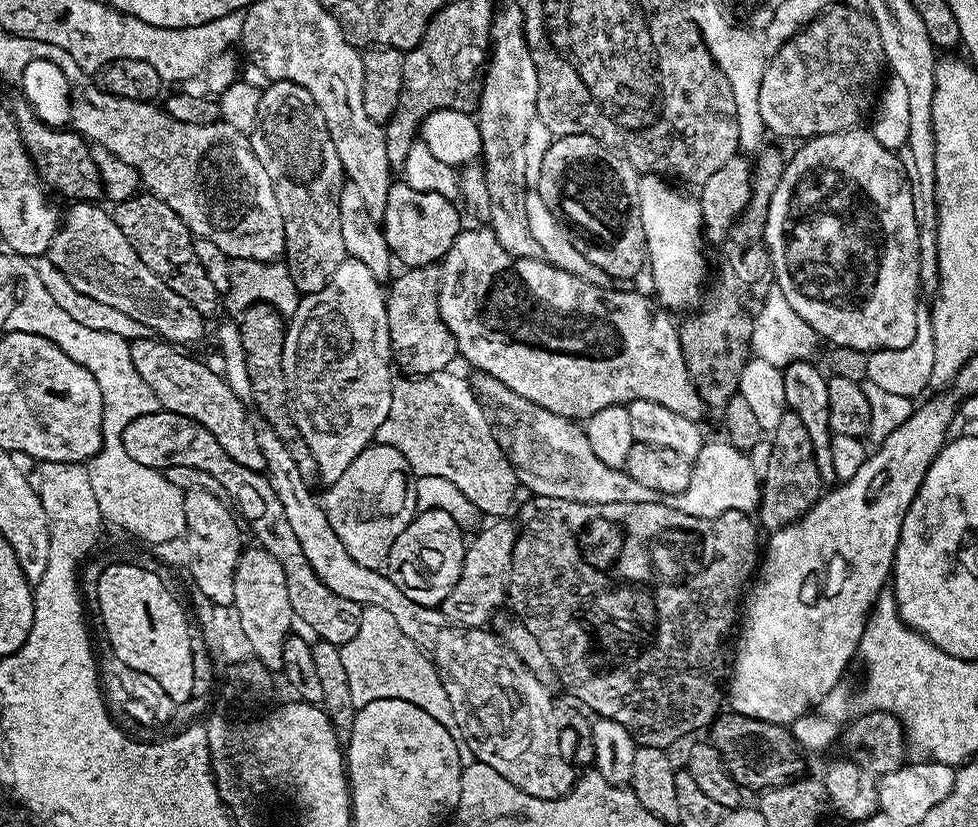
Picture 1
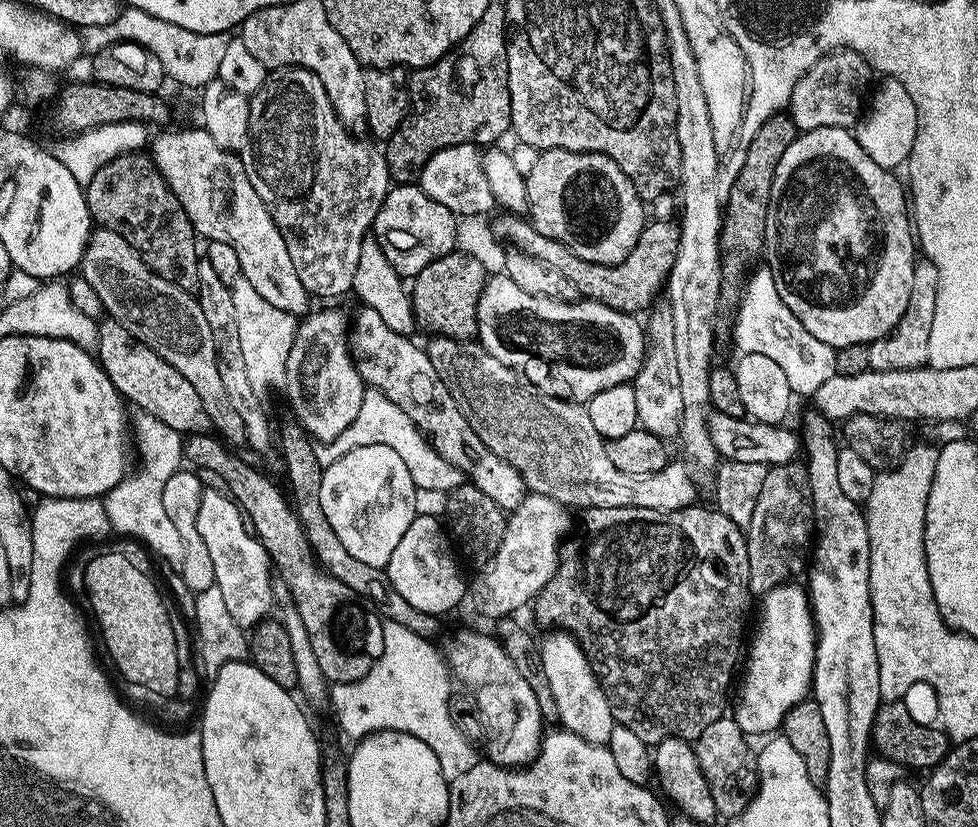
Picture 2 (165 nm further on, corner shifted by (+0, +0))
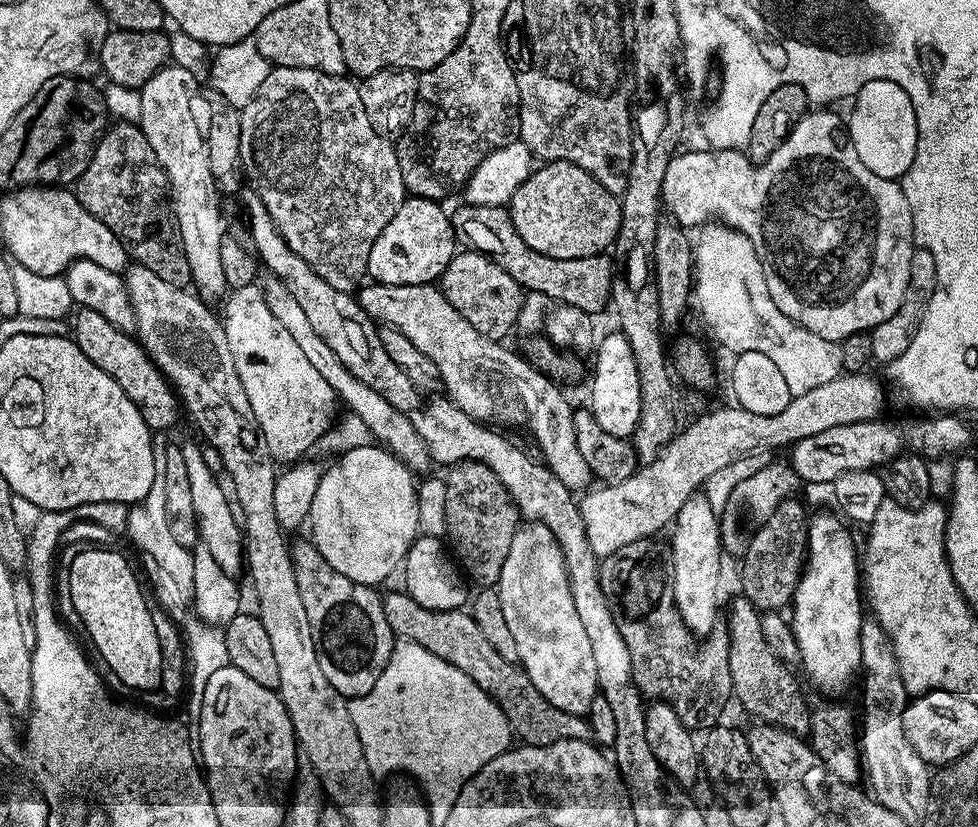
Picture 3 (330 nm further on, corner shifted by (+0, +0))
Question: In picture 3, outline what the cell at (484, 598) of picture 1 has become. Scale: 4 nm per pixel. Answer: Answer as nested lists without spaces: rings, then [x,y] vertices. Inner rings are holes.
[[[864,372],[841,374],[834,382],[826,382],[815,390],[806,390],[806,394],[792,397],[786,410],[778,410],[778,414],[750,414],[750,410],[739,406],[732,408],[716,408],[705,416],[700,416],[689,428],[681,427],[672,441],[660,451],[658,458],[643,466],[637,467],[636,473],[626,482],[604,484],[593,487],[583,493],[579,501],[582,522],[586,526],[586,538],[598,558],[614,554],[614,550],[622,550],[630,542],[647,540],[655,537],[659,528],[667,529],[676,519],[686,501],[697,490],[703,489],[710,474],[716,473],[722,466],[730,466],[742,461],[743,456],[751,452],[764,452],[767,448],[784,448],[797,444],[802,438],[810,438],[810,434],[822,434],[822,430],[830,430],[833,426],[846,426],[850,422],[866,422],[875,420],[884,408],[884,388]]]

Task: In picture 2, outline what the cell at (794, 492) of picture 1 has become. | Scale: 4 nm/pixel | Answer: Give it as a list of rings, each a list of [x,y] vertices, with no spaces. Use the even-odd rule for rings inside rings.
[[[796,460],[771,465],[746,529],[750,588],[754,596],[763,596],[805,571],[813,528],[813,494],[807,467]]]

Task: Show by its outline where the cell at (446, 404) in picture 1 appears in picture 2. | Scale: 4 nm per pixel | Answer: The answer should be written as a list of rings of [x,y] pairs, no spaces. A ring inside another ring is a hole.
[[[373,388],[365,391],[362,407],[358,410],[354,422],[350,422],[350,426],[346,426],[346,430],[342,430],[338,438],[321,443],[317,447],[318,462],[323,468],[328,468],[334,462],[338,462],[338,458],[350,454],[350,450],[358,450],[358,446],[390,446],[390,450],[394,450],[394,454],[398,454],[398,458],[406,462],[410,478],[416,483],[416,487],[422,490],[442,490],[450,493],[466,480],[463,472],[446,462],[446,458],[442,458],[442,454],[438,454],[438,450],[432,448],[432,443],[418,425],[406,414],[402,414],[402,410],[398,410],[398,406],[390,402],[390,398]]]

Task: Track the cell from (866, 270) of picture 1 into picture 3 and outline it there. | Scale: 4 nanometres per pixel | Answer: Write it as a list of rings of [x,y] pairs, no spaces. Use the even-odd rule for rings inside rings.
[[[812,110],[804,115],[794,125],[790,135],[780,143],[778,150],[774,150],[774,154],[770,154],[770,158],[766,158],[755,166],[740,150],[681,151],[673,156],[670,166],[666,166],[666,178],[662,178],[660,198],[663,207],[667,211],[668,208],[672,211],[669,212],[671,219],[685,229],[692,230],[692,227],[695,229],[697,226],[707,225],[710,218],[715,218],[727,227],[735,228],[737,232],[743,232],[745,238],[752,243],[758,254],[764,275],[764,284],[768,288],[768,296],[774,298],[774,306],[778,306],[778,310],[782,310],[782,314],[786,314],[786,318],[790,318],[795,324],[800,324],[806,330],[818,334],[818,338],[839,342],[850,338],[850,334],[871,333],[873,328],[878,327],[882,322],[886,322],[886,318],[894,315],[898,306],[902,306],[902,298],[906,294],[906,286],[910,282],[910,258],[914,251],[912,214],[903,187],[897,181],[878,178],[878,174],[867,169],[862,158],[858,158],[858,150],[854,150],[854,142],[848,136],[845,121],[841,117],[839,120],[834,113],[828,112],[832,110],[816,111],[820,112]]]

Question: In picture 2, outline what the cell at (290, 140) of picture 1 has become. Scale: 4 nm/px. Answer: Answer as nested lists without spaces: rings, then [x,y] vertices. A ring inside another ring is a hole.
[[[289,66],[277,71],[273,76],[276,76],[273,80],[272,77],[265,79],[263,86],[257,92],[253,92],[250,97],[250,122],[248,123],[250,151],[244,160],[244,169],[250,178],[250,186],[254,186],[254,190],[258,190],[258,198],[262,198],[262,202],[270,210],[270,214],[286,242],[286,250],[290,250],[290,262],[294,262],[298,282],[302,282],[302,286],[307,290],[309,297],[349,295],[352,292],[354,274],[358,271],[358,256],[362,254],[362,242],[369,239],[376,222],[378,210],[382,206],[390,187],[388,163],[383,151],[379,147],[375,148],[375,146],[377,147],[375,143],[372,143],[373,145],[367,144],[366,141],[360,140],[364,138],[357,138],[349,129],[345,128],[336,116],[334,106],[326,94],[322,82],[314,73],[305,68]]]

